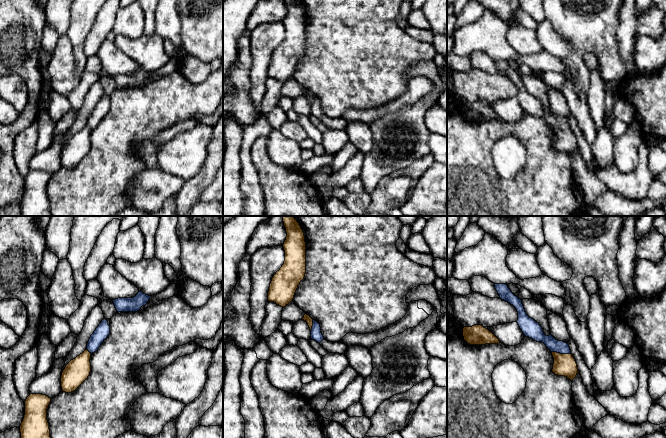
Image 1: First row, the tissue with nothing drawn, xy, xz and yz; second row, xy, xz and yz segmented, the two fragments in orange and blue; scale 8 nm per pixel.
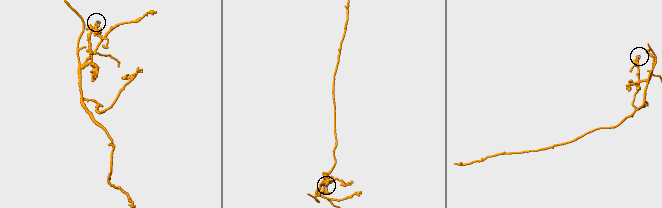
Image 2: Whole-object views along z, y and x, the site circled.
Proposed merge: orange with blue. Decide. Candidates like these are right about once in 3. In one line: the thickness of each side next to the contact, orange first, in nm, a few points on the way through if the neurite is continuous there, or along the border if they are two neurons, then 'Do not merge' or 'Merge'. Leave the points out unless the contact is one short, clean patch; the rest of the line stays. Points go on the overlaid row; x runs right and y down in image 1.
Thickness 180 nm (orange) against 110 nm. Boundary: yz (551, 351), (570, 354). Do not merge

